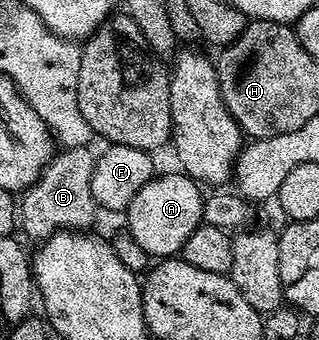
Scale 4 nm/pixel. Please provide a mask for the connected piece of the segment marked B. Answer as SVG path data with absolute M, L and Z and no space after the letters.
M83 144L77 148L64 148L57 153L45 168L39 180L23 193L18 204L18 220L22 232L33 236L36 242L43 242L53 232L61 230L88 230L93 226L98 205L90 190L90 178L98 155L95 147Z

